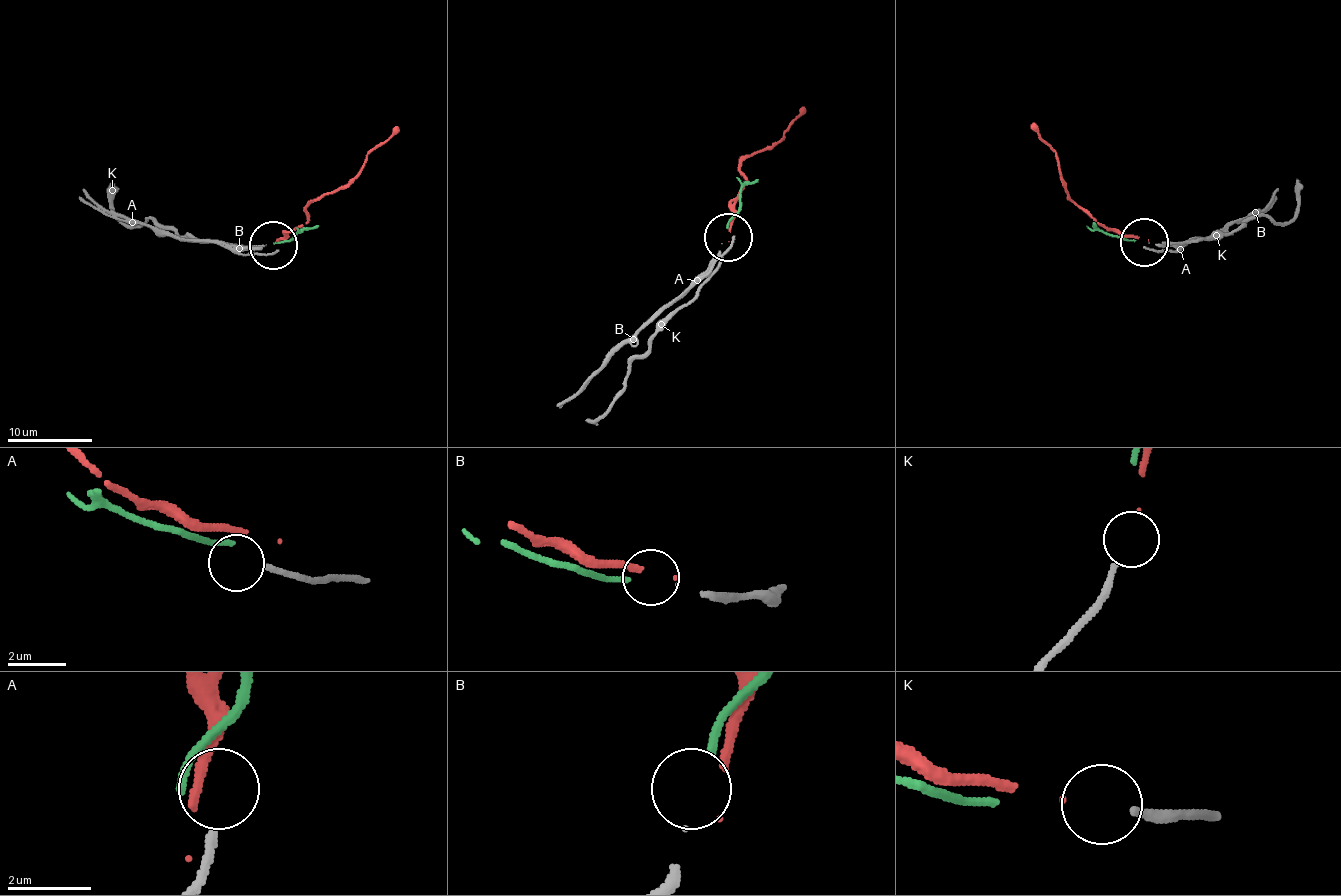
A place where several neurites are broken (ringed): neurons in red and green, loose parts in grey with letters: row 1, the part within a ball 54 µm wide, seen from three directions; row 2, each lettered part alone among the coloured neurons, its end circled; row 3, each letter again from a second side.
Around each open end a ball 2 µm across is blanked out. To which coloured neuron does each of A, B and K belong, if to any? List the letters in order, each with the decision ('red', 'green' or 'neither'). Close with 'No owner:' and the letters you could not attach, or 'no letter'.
A: neither
B: green
K: red
No owner: A

